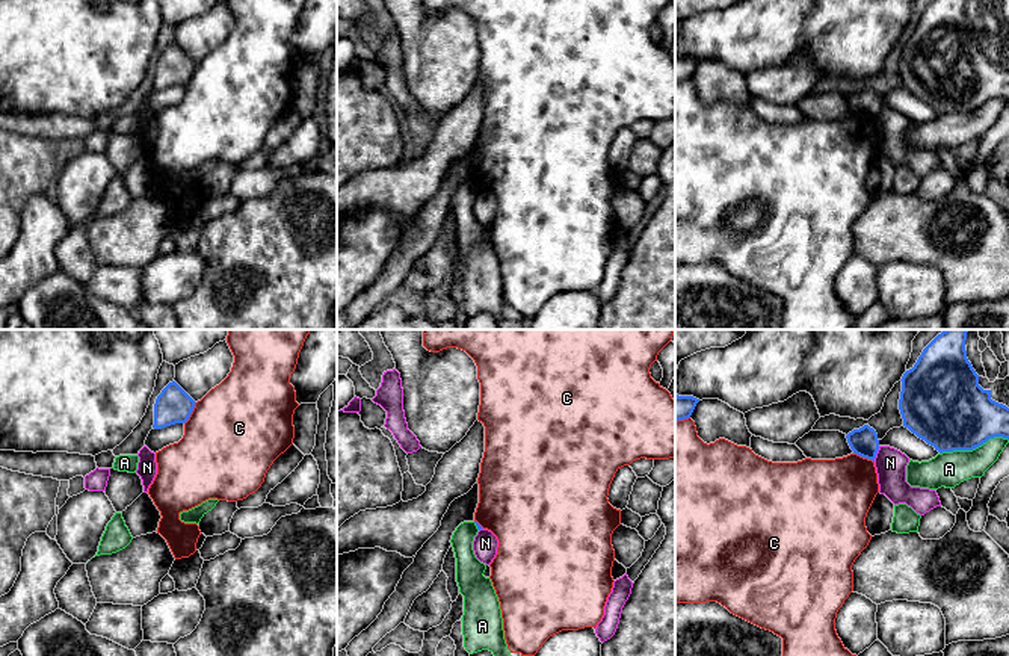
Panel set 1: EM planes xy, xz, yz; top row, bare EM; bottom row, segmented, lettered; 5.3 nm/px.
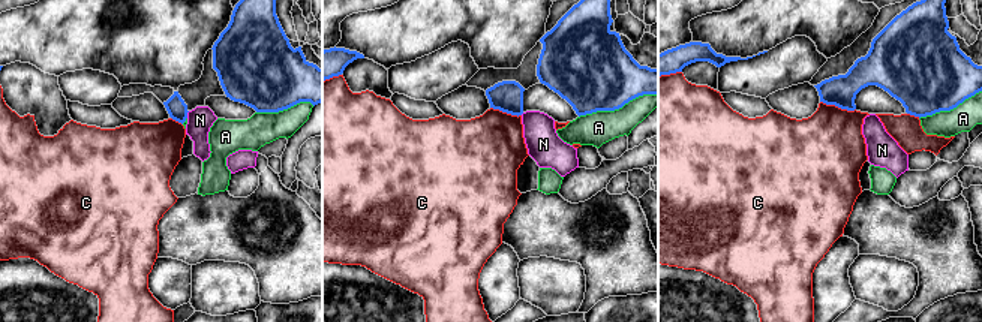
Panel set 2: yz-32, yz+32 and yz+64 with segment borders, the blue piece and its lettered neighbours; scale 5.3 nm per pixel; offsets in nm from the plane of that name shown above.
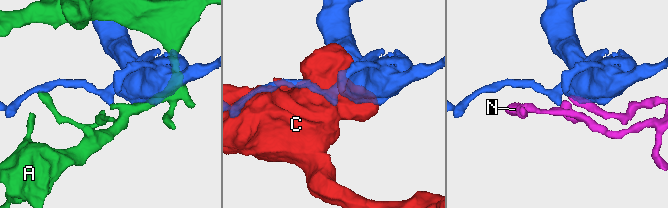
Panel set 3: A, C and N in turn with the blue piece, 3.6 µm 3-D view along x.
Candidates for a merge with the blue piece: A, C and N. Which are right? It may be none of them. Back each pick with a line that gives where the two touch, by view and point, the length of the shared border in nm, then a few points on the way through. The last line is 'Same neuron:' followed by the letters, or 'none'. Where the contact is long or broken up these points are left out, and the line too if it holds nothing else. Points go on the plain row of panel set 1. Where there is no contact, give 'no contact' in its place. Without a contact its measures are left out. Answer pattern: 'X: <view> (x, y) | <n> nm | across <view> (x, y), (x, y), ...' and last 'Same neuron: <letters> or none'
Same neuron: none

